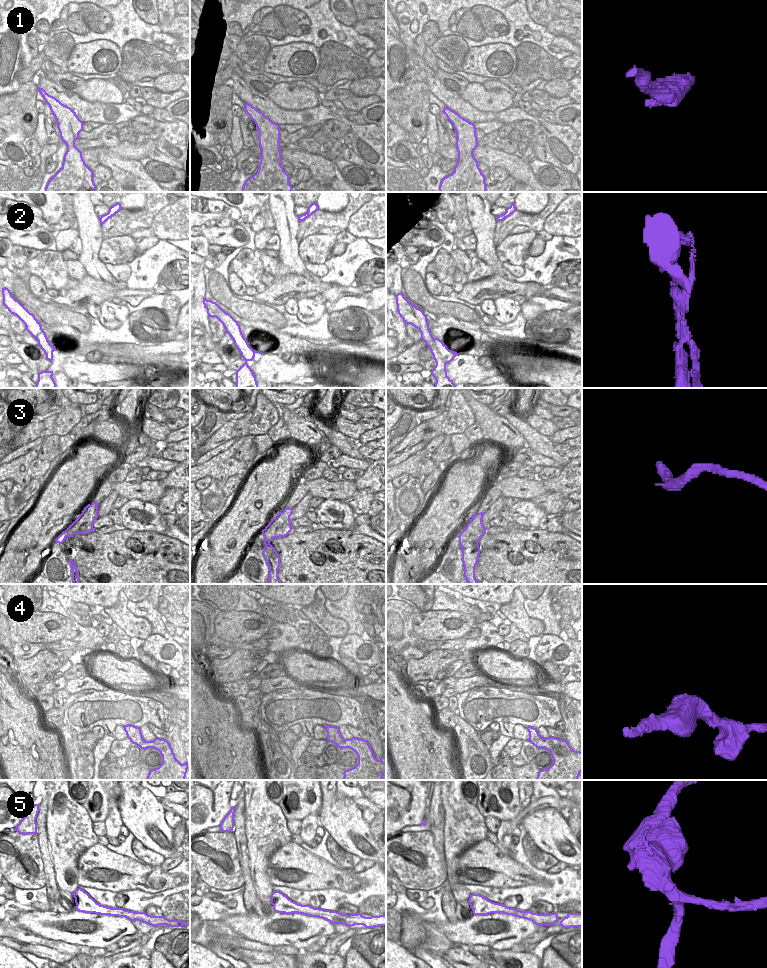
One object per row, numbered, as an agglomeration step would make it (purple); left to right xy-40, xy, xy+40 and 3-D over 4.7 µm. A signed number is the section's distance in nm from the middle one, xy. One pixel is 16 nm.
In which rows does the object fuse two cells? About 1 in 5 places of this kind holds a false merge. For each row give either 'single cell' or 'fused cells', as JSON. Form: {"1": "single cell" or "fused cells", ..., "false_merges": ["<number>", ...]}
{"1": "single cell", "2": "fused cells", "3": "single cell", "4": "single cell", "5": "single cell", "false_merges": ["2"]}

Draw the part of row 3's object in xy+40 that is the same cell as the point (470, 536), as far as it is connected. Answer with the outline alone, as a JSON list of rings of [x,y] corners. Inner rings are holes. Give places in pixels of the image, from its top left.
[[[484,513],[472,514],[472,520],[458,536],[462,550],[464,577],[468,584],[478,584],[475,578],[475,567],[480,554],[479,541],[487,530],[482,523]]]

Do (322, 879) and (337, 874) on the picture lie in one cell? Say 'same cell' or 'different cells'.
same cell

